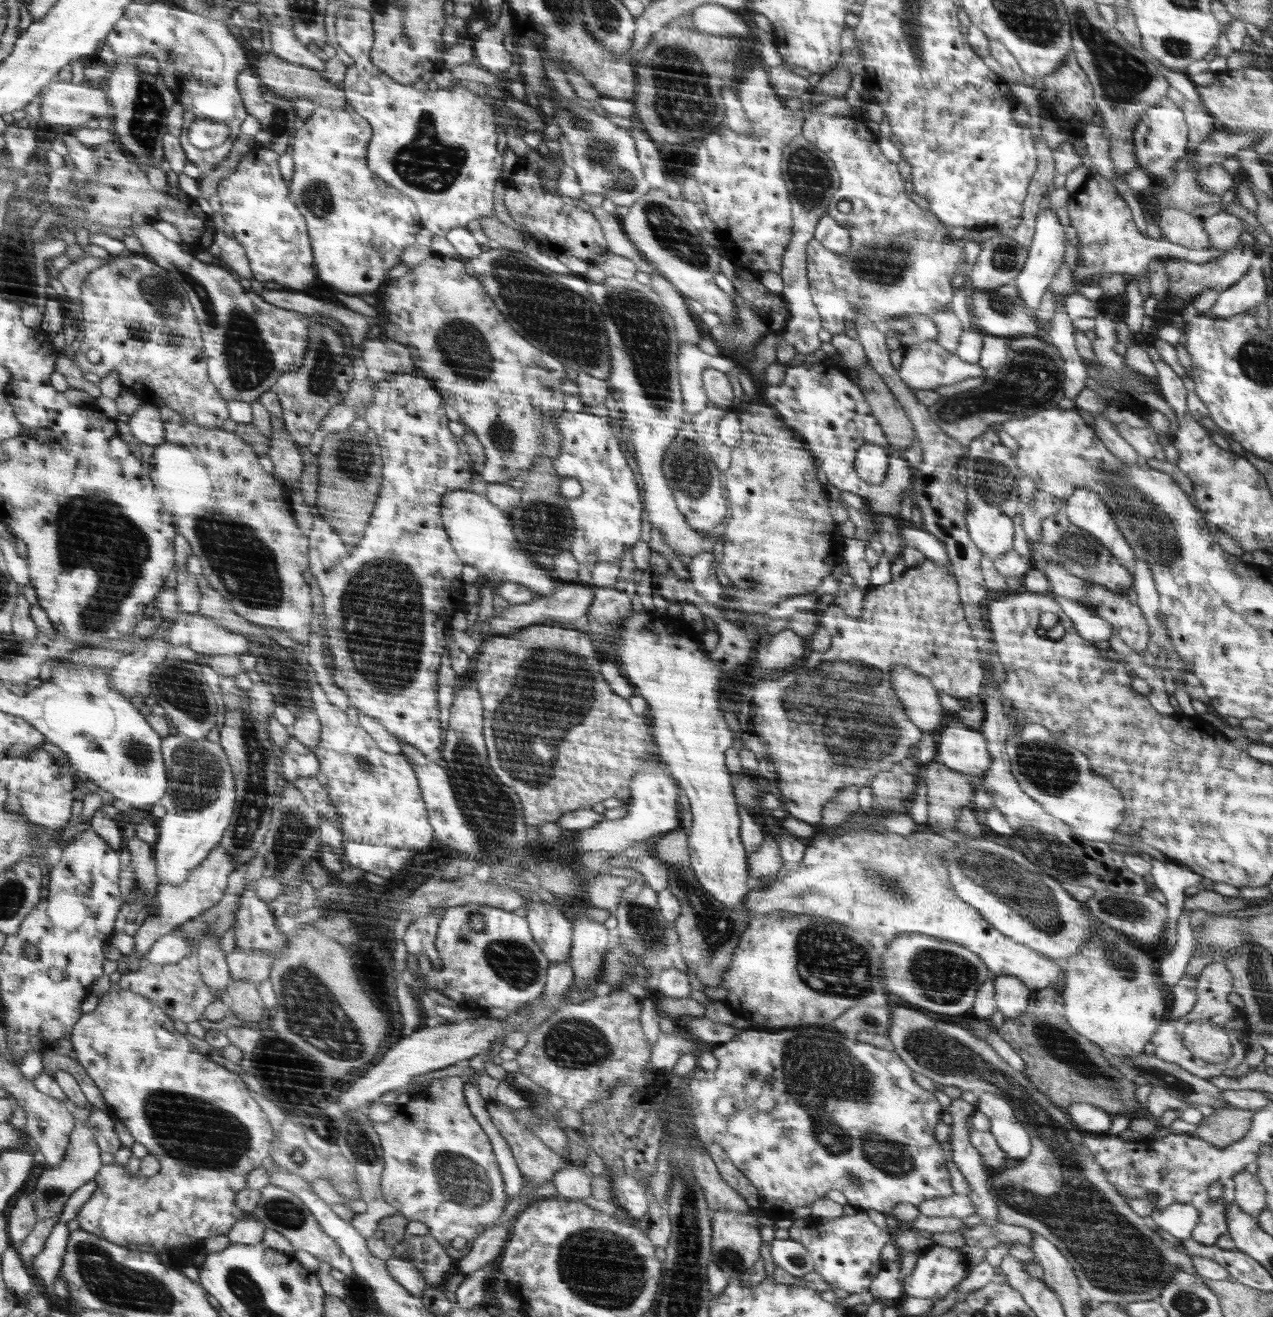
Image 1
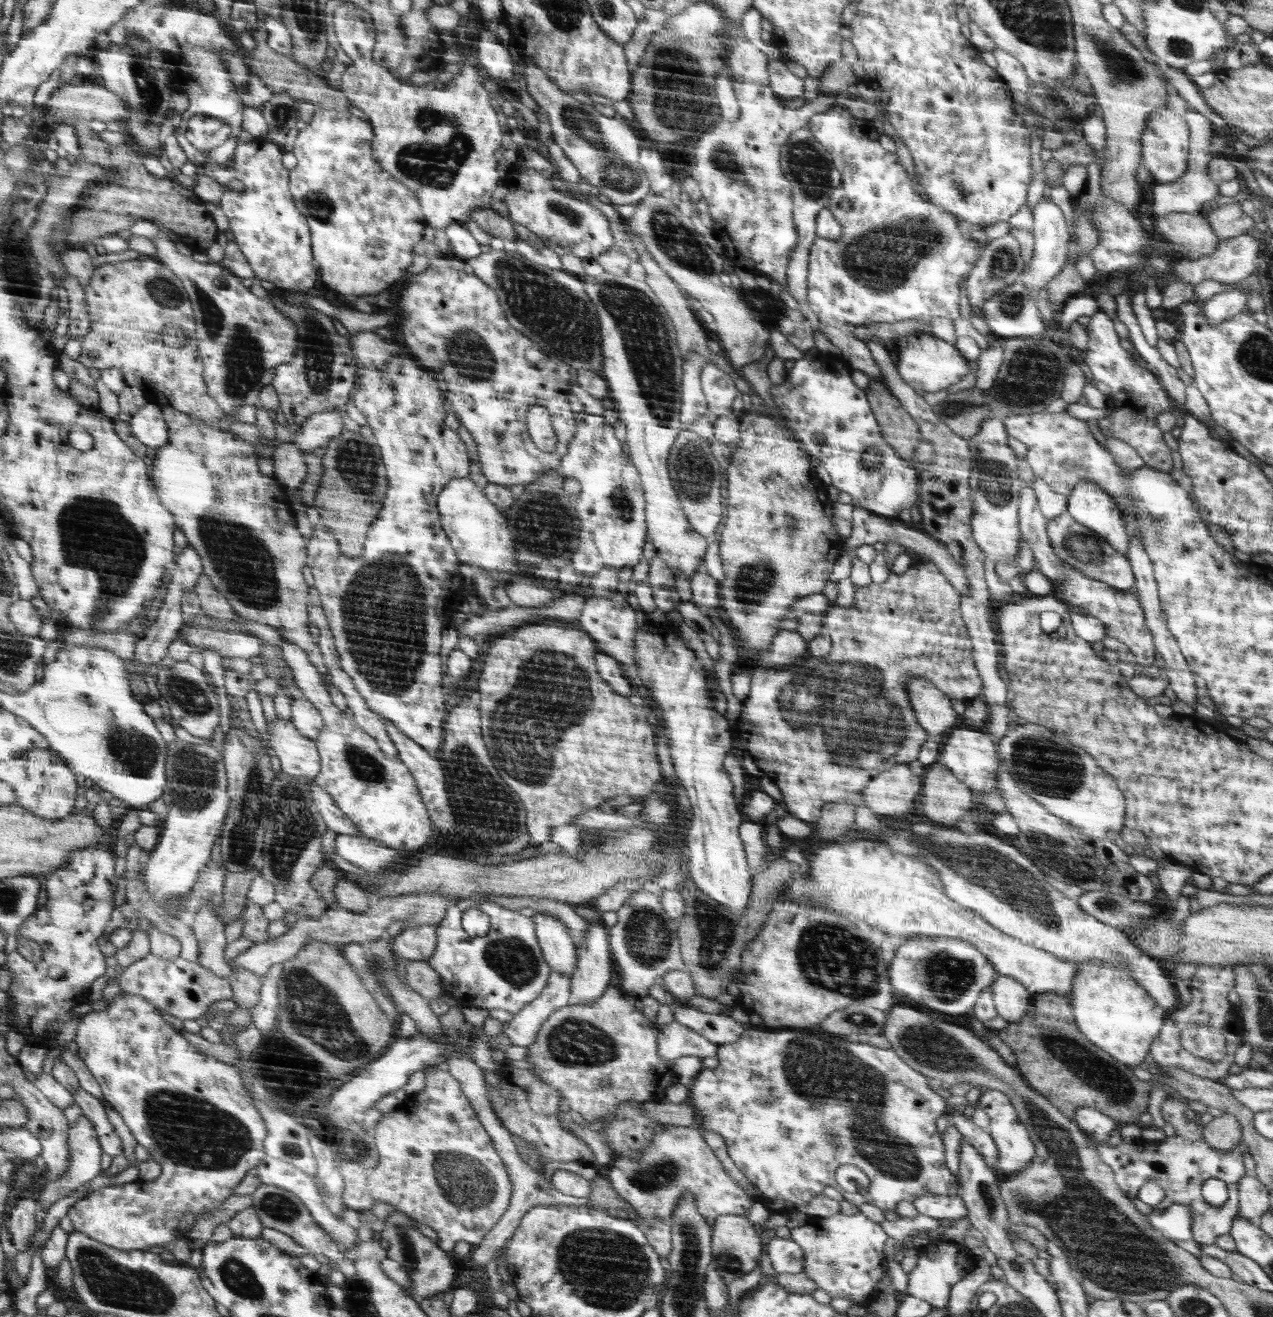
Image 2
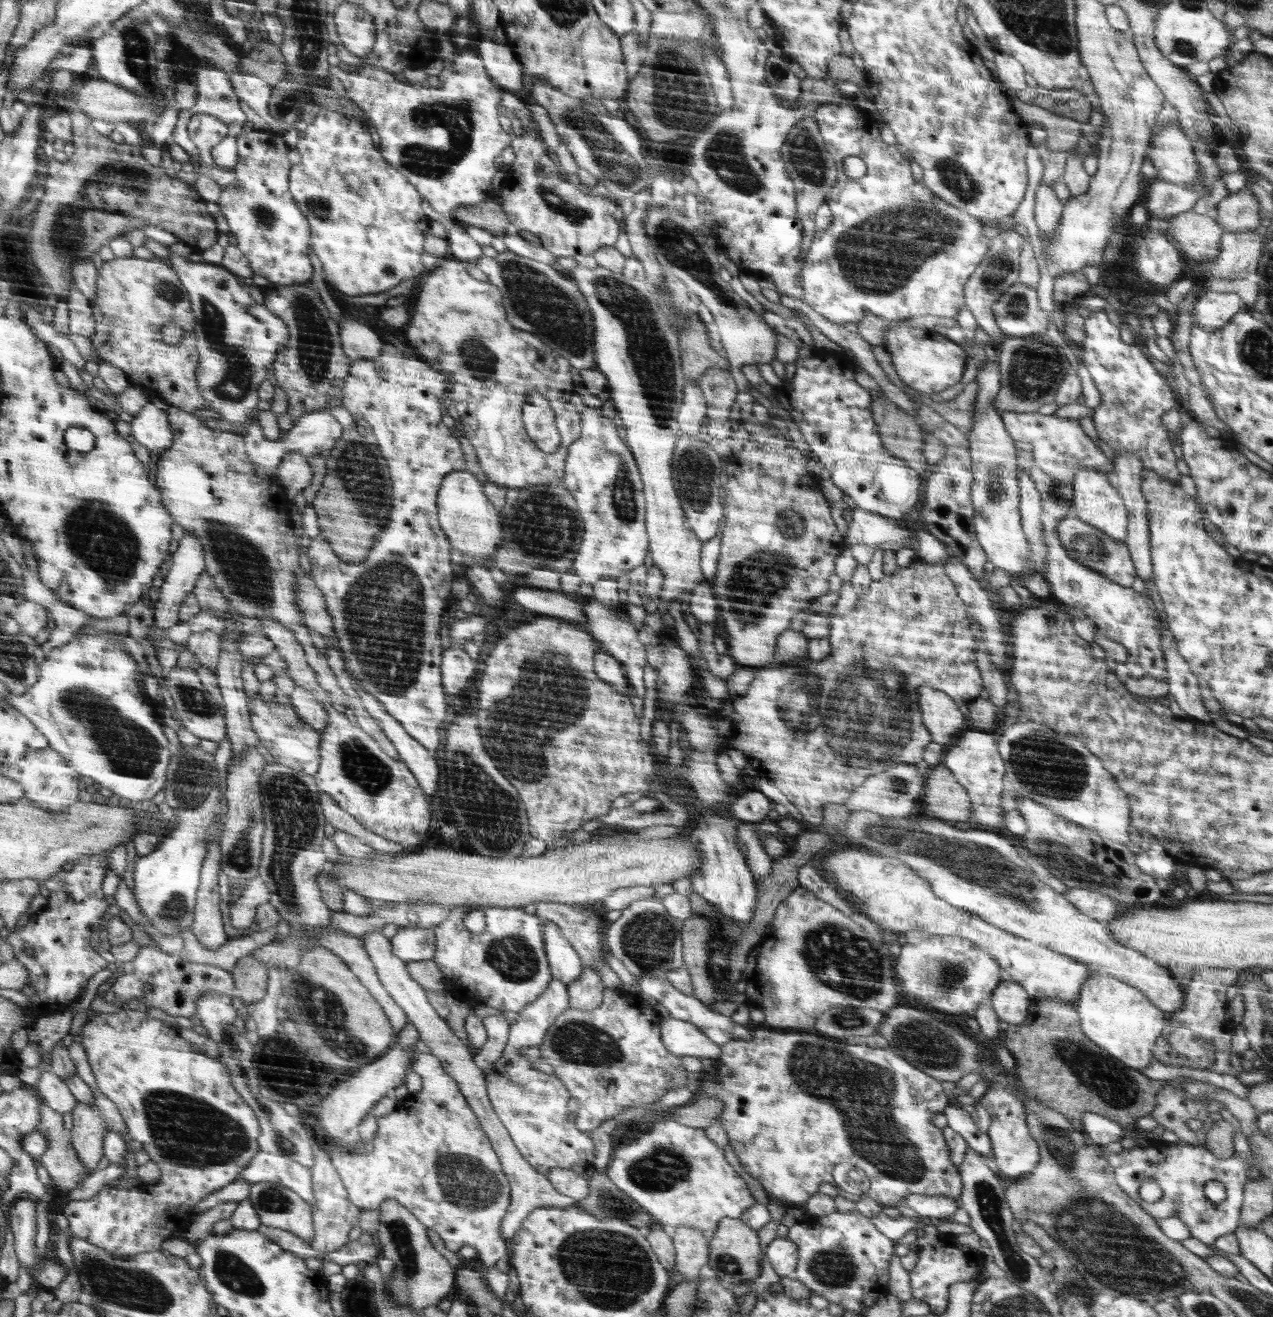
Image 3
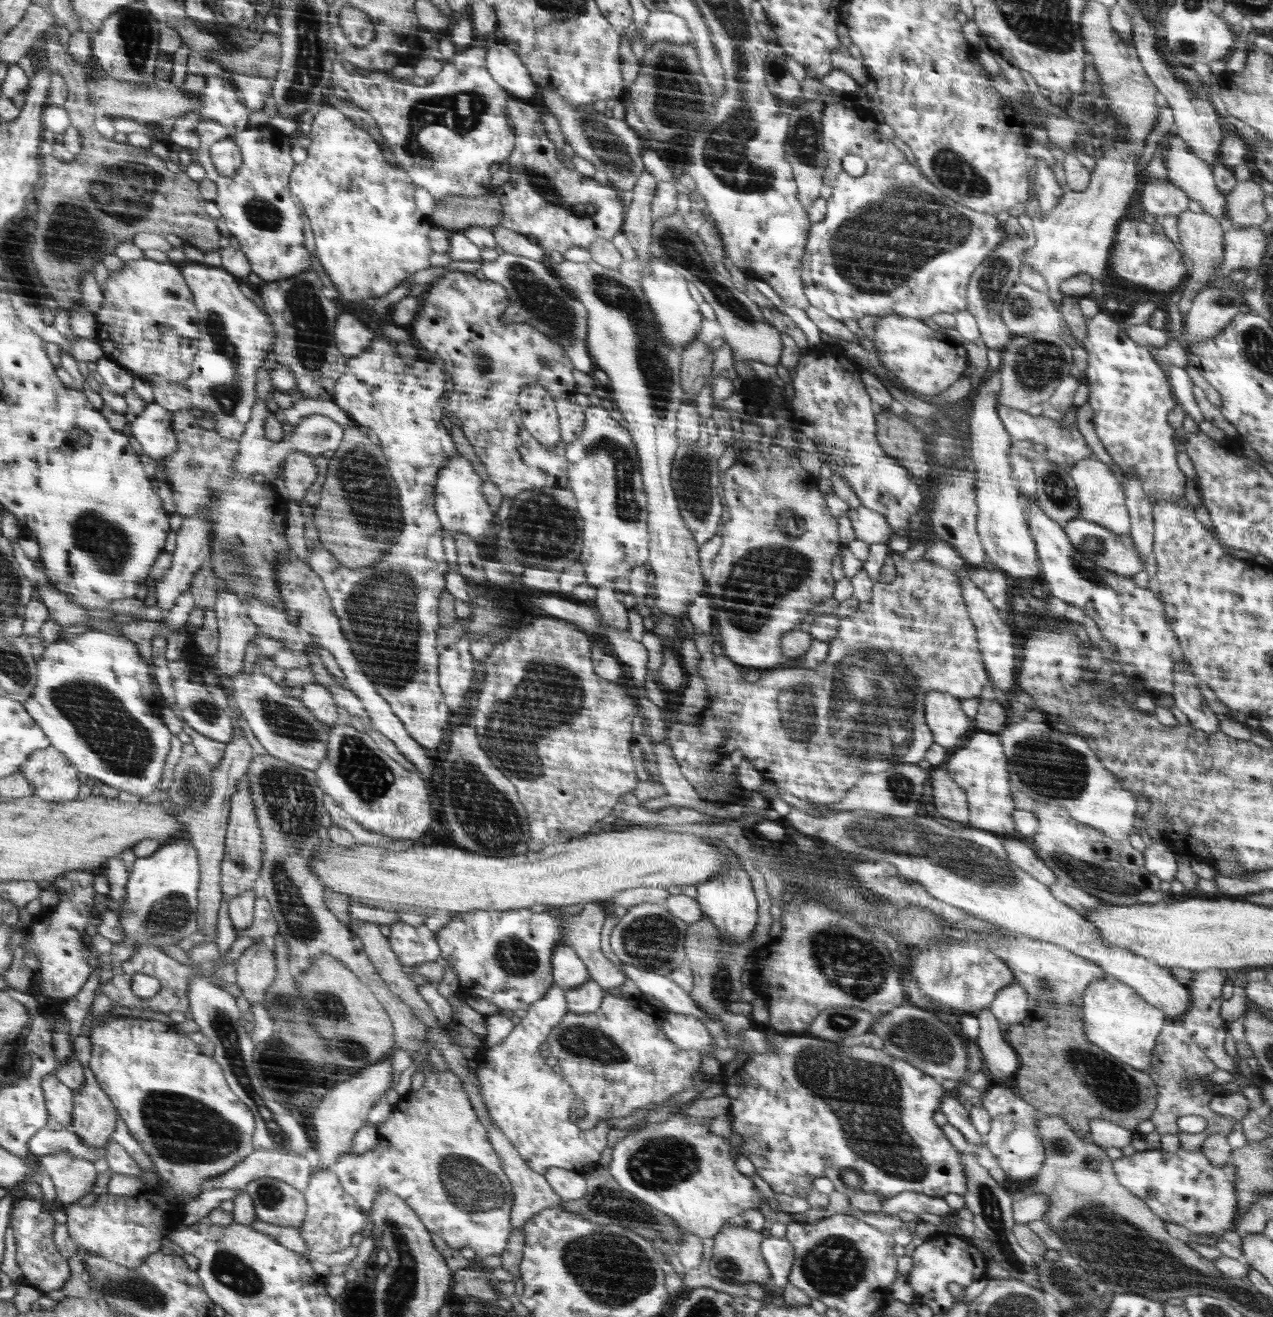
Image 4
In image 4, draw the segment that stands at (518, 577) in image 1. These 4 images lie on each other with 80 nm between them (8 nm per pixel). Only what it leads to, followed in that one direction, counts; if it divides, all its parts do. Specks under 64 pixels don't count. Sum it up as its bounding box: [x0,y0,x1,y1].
[436,455,496,543]

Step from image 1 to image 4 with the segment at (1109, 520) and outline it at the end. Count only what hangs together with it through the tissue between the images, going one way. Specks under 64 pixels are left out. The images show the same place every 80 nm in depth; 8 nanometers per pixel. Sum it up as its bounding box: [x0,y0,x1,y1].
[1069,458,1129,535]

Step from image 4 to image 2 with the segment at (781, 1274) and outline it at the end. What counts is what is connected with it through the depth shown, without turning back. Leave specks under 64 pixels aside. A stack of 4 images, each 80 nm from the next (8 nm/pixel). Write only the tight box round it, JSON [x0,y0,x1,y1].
[767,1238,804,1275]

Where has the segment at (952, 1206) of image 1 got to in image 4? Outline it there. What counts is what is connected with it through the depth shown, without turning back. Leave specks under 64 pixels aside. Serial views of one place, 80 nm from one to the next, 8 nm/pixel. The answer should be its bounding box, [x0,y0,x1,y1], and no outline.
[882,1192,954,1218]

